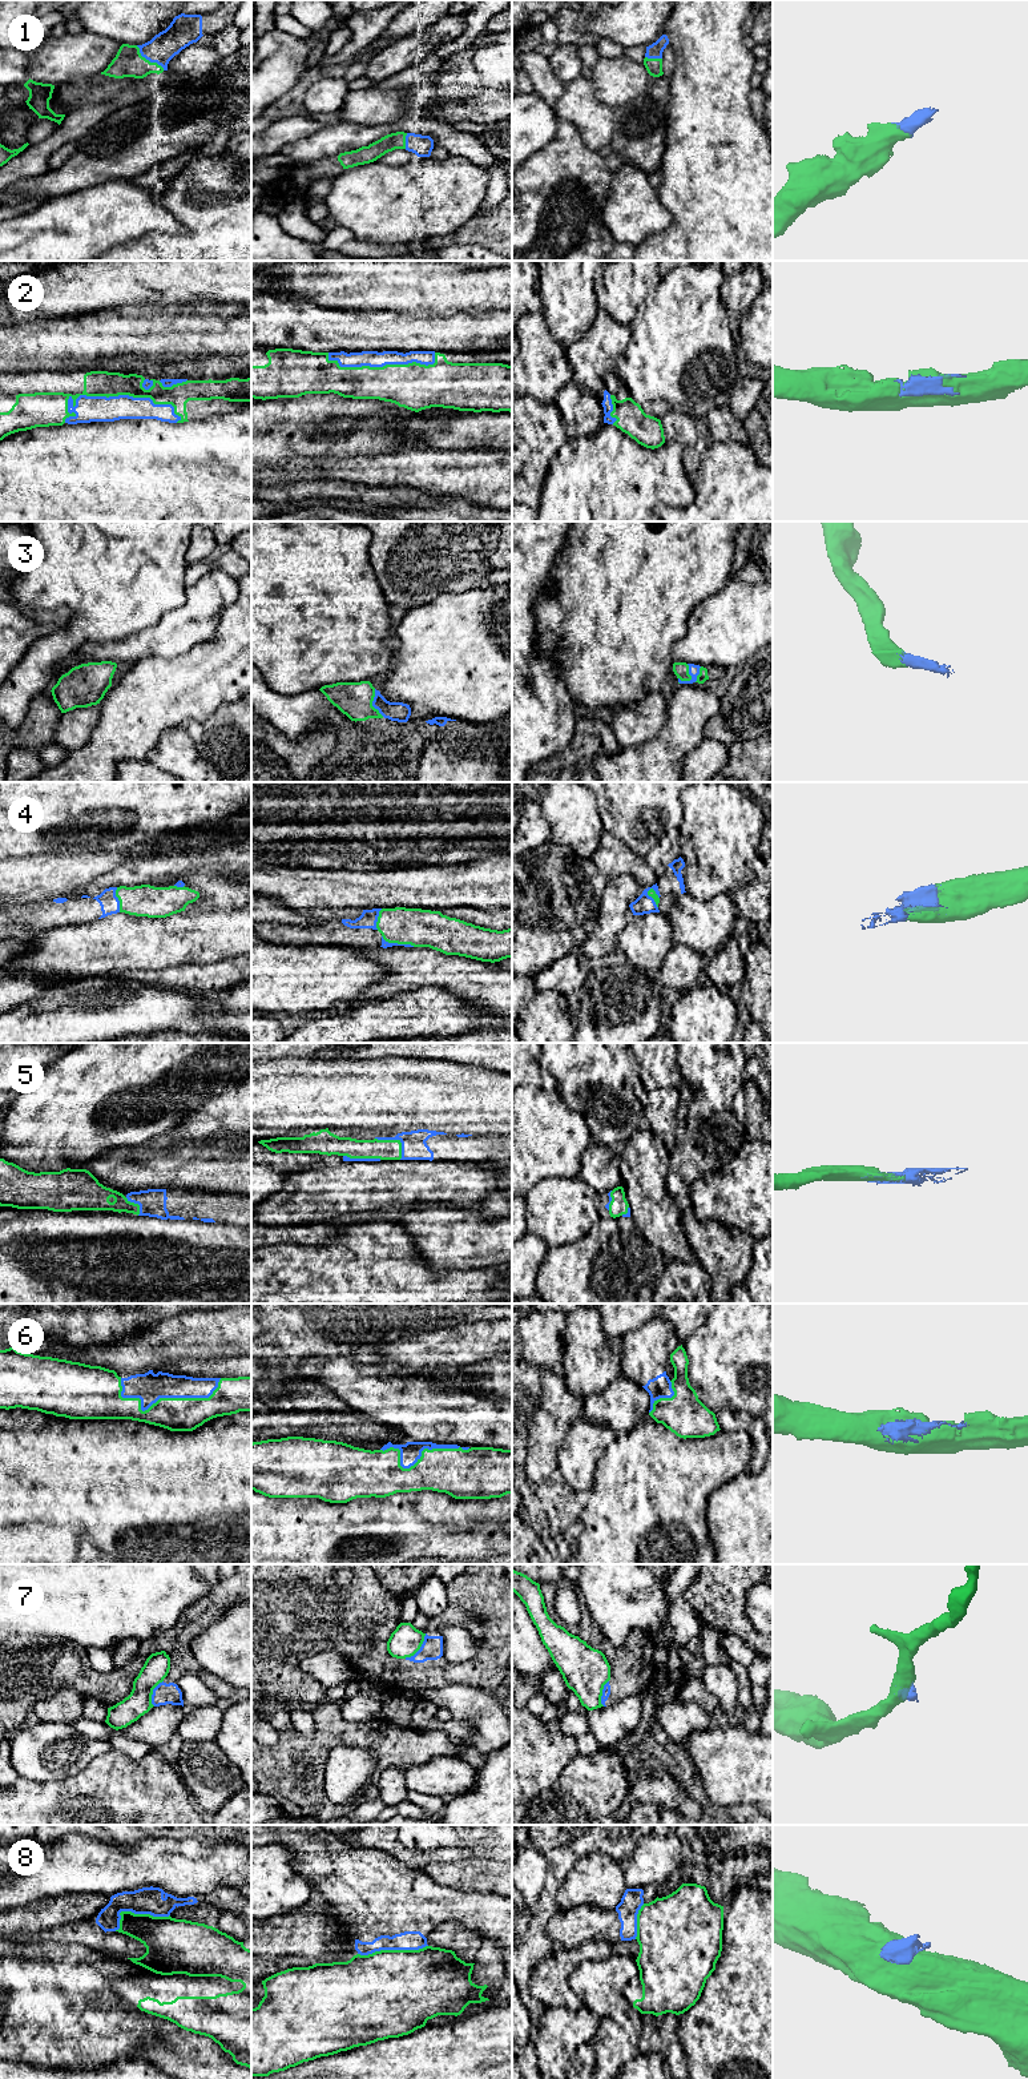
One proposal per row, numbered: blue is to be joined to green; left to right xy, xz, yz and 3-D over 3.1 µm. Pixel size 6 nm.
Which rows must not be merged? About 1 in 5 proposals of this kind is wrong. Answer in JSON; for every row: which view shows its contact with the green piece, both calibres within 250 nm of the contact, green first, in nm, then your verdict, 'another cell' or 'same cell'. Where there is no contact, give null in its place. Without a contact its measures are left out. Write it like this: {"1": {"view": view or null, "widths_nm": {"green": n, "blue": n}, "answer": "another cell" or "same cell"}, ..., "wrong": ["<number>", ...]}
{"1": {"view": "xy", "widths_nm": {"green": 180, "blue": 170}, "answer": "same cell"}, "2": {"view": "xy", "widths_nm": {"green": 160, "blue": 160}, "answer": "another cell"}, "3": {"view": "yz", "widths_nm": {"green": 100, "blue": 60}, "answer": "same cell"}, "4": {"view": "xz", "widths_nm": {"green": 220, "blue": 50}, "answer": "same cell"}, "5": {"view": "xz", "widths_nm": {"green": 130, "blue": 160}, "answer": "same cell"}, "6": {"view": "xy", "widths_nm": {"green": 200, "blue": 180}, "answer": "another cell"}, "7": {"view": "xz", "widths_nm": {"green": 190, "blue": 130}, "answer": "another cell"}, "8": {"view": "xz", "widths_nm": {"green": 500, "blue": 110}, "answer": "another cell"}, "wrong": ["2", "6", "7", "8"]}

